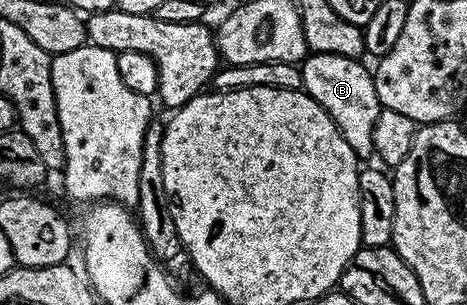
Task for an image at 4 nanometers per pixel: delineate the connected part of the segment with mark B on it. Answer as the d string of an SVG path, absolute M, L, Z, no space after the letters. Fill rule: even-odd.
M311 53L302 62L303 88L319 106L333 119L341 131L345 143L353 147L356 157L375 157L373 129L377 127L377 115L381 108L377 99L375 78L370 68L363 66L362 60L336 53Z

